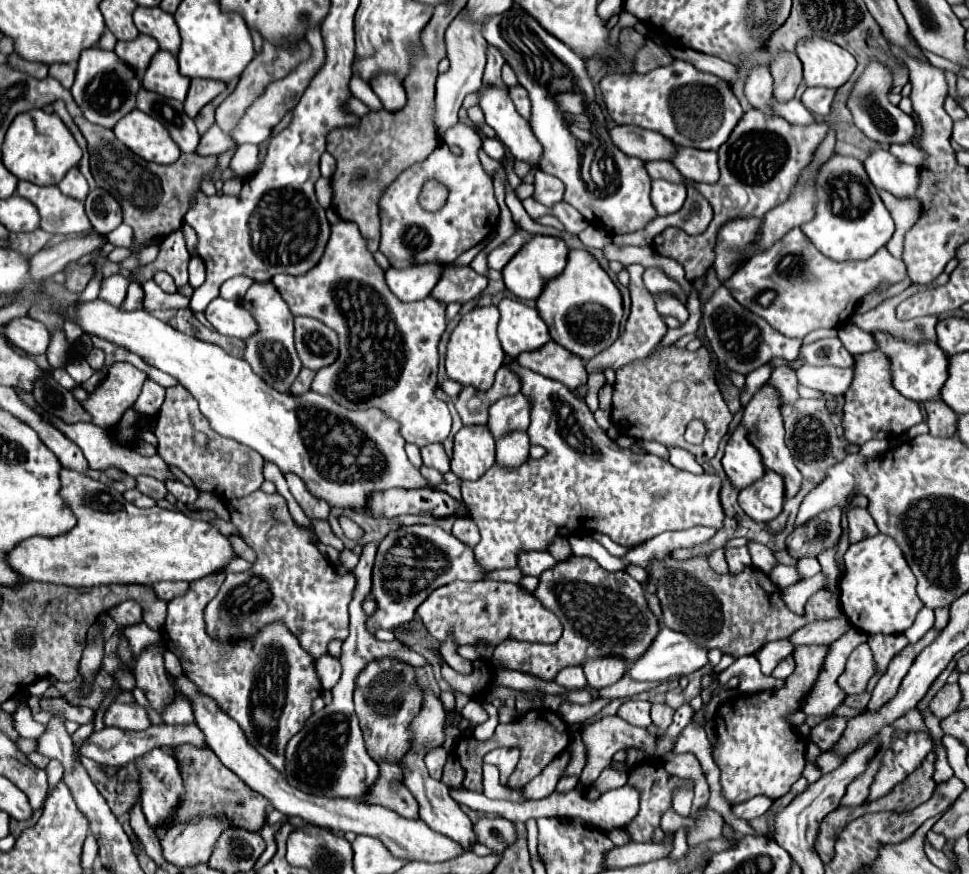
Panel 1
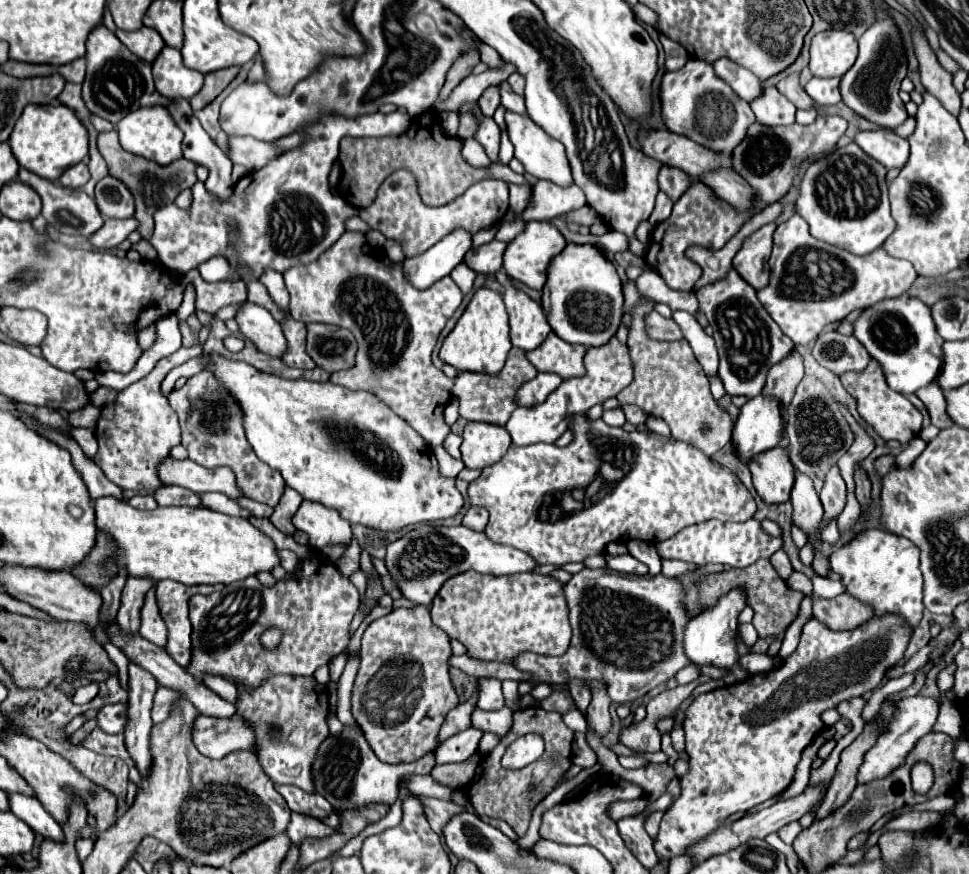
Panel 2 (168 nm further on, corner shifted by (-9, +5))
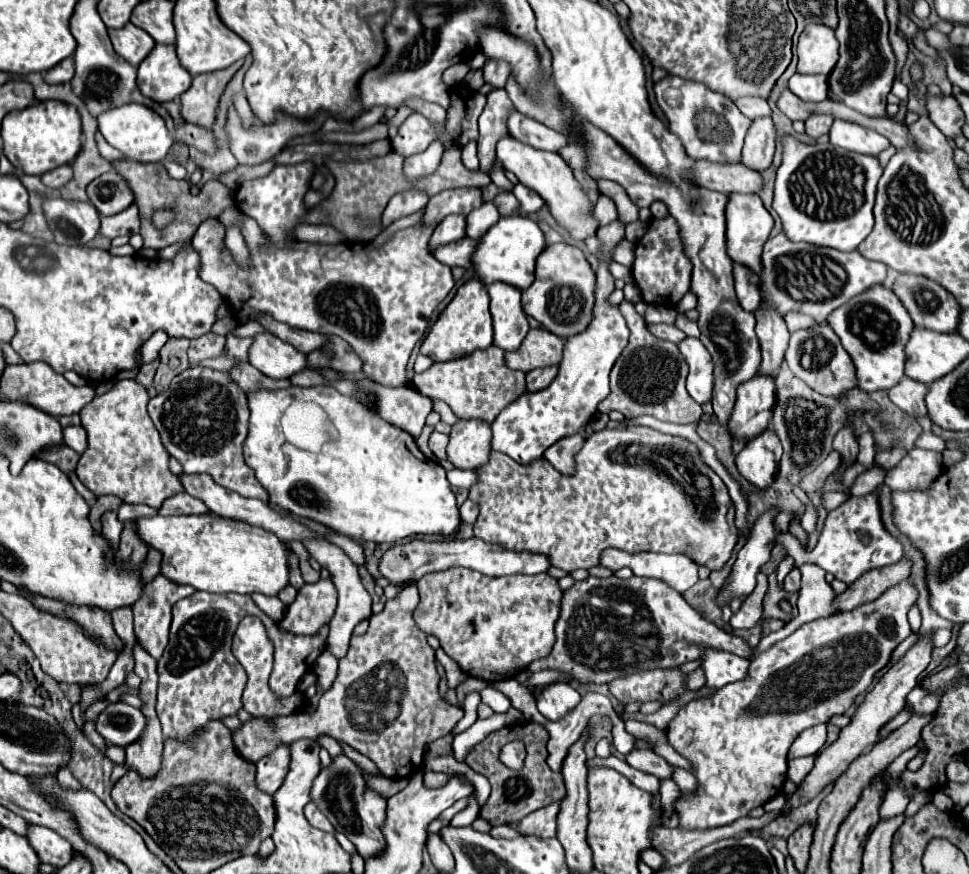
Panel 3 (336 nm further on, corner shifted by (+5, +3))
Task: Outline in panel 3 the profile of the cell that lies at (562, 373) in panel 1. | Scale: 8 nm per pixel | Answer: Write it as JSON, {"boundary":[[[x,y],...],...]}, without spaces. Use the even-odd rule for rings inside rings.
{"boundary":[[[530,329],[520,349],[506,353],[506,365],[510,369],[518,369],[524,373],[536,367],[558,365],[562,361],[562,349],[564,349],[562,337],[546,329]]]}

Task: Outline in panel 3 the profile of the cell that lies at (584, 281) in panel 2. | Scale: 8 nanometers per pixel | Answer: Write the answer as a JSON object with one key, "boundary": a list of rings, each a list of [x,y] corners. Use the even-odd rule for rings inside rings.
{"boundary":[[[568,243],[548,245],[536,259],[534,283],[522,291],[522,307],[530,317],[542,323],[544,329],[558,337],[570,337],[584,331],[592,319],[594,285],[596,275],[592,273],[590,263],[578,247]]]}

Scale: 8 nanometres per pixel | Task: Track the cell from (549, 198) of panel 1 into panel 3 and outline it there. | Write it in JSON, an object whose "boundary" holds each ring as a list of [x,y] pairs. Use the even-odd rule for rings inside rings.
{"boundary":[[[520,183],[514,187],[514,195],[516,195],[516,199],[520,201],[520,215],[536,213],[538,209],[544,207],[544,201],[542,201],[534,191],[530,191],[528,187],[524,187],[524,185],[520,185]]]}

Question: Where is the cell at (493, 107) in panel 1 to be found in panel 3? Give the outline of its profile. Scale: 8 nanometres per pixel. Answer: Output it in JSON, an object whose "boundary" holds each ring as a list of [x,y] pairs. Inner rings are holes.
{"boundary":[[[504,137],[498,141],[498,161],[506,171],[512,171],[522,185],[536,191],[544,199],[556,223],[562,229],[566,229],[572,239],[586,241],[590,235],[598,231],[598,221],[592,215],[592,203],[588,195],[582,191],[582,185],[572,175],[572,169],[558,153],[538,151],[538,149],[532,149],[530,145],[516,141],[514,137]]]}

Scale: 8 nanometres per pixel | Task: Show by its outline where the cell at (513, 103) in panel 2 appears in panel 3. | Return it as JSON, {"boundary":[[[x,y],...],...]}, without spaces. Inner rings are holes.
{"boundary":[[[514,111],[508,119],[508,129],[514,139],[532,145],[534,149],[544,149],[544,151],[560,151],[566,145],[566,137],[560,133],[554,133],[546,125]]]}

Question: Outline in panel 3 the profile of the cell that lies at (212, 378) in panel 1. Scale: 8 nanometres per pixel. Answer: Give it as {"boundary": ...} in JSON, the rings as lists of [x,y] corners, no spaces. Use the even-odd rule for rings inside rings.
{"boundary":[[[288,387],[278,391],[254,391],[248,395],[250,405],[250,433],[244,441],[244,461],[254,469],[256,479],[268,493],[268,503],[278,505],[298,517],[322,523],[352,539],[374,543],[396,543],[412,535],[442,535],[456,537],[460,531],[460,513],[452,487],[448,485],[446,471],[432,459],[424,457],[416,440],[406,431],[386,423],[364,409],[356,399],[338,393],[334,387]],[[292,401],[314,401],[328,415],[326,443],[320,453],[312,453],[290,445],[284,439],[280,419]]]}

